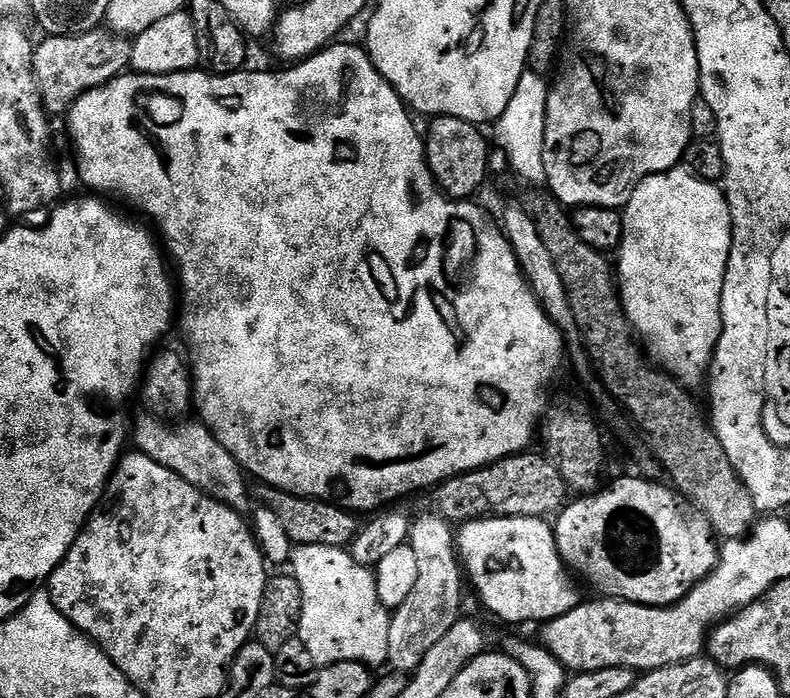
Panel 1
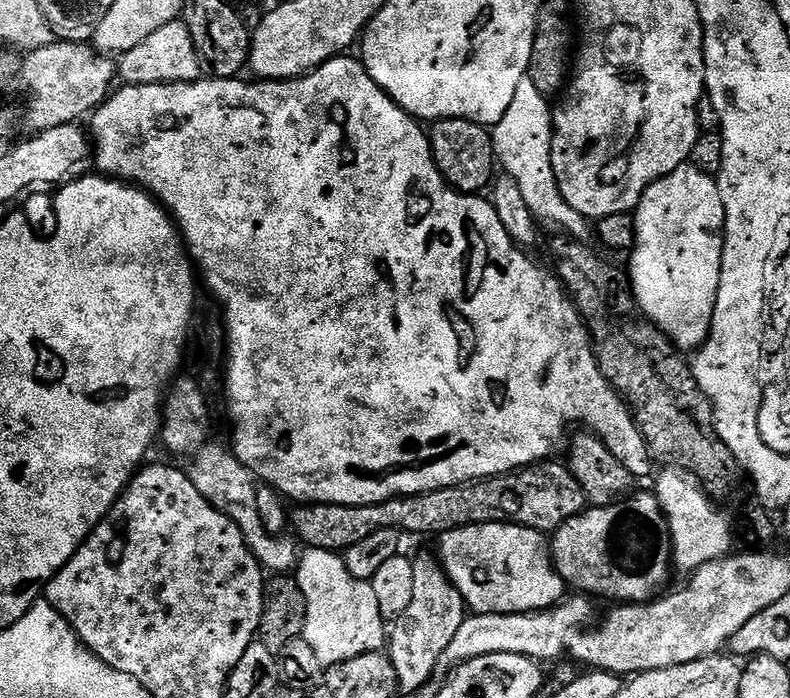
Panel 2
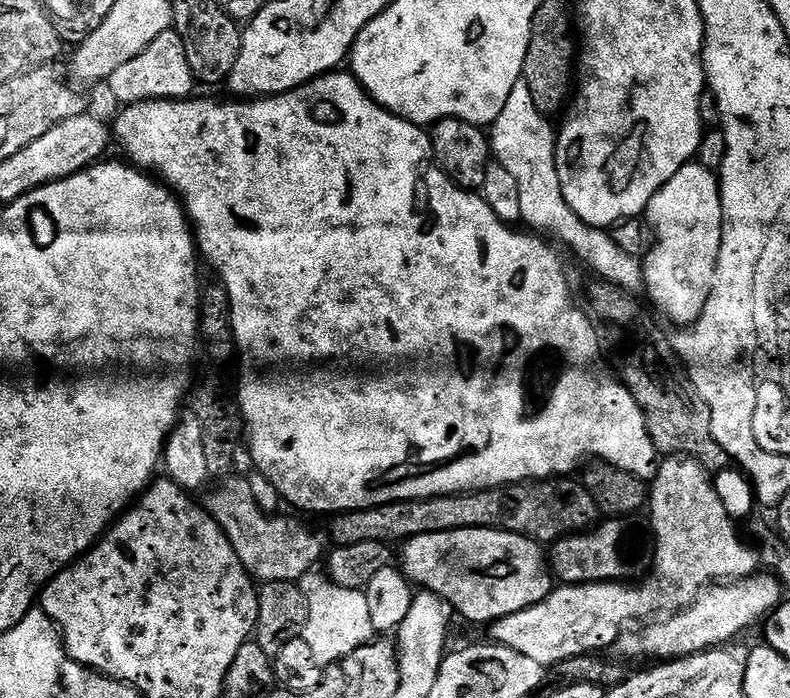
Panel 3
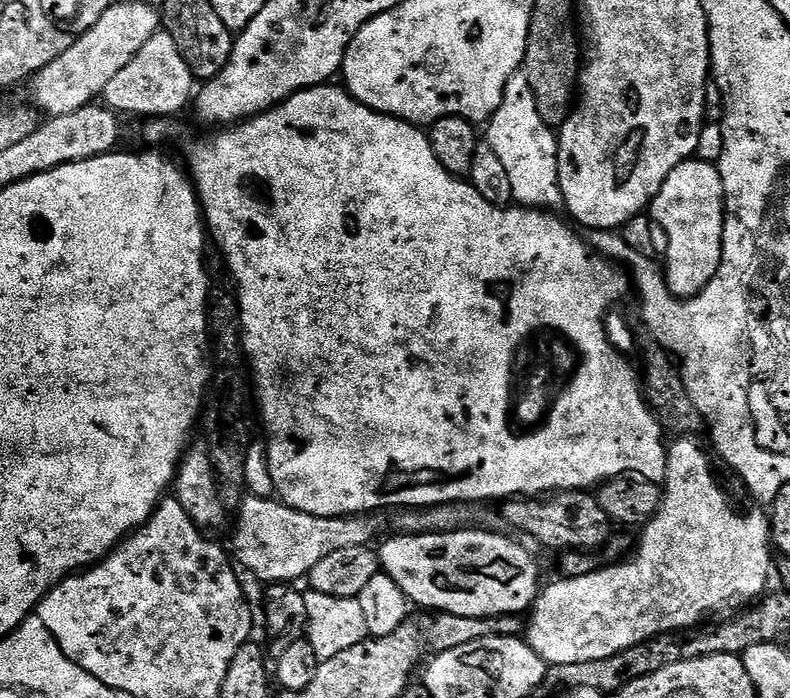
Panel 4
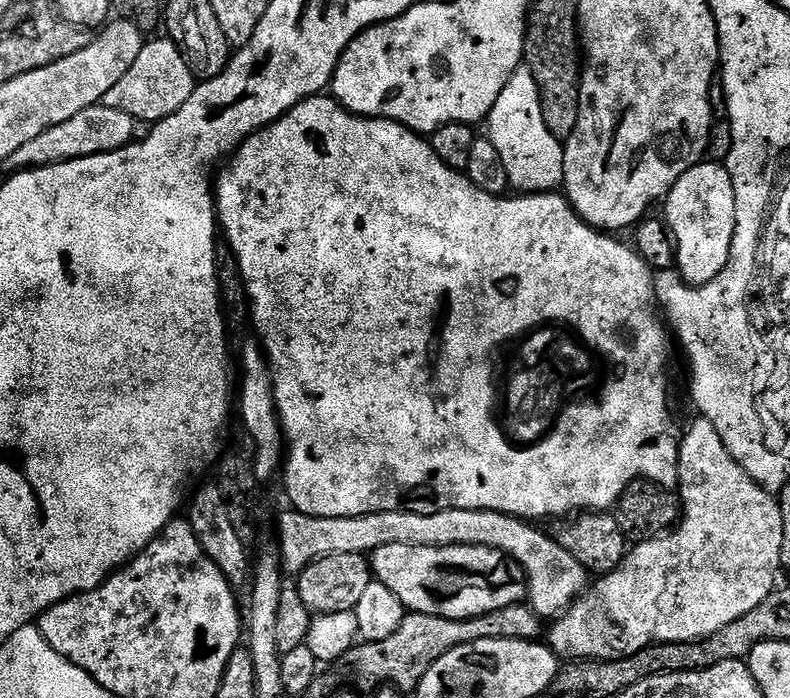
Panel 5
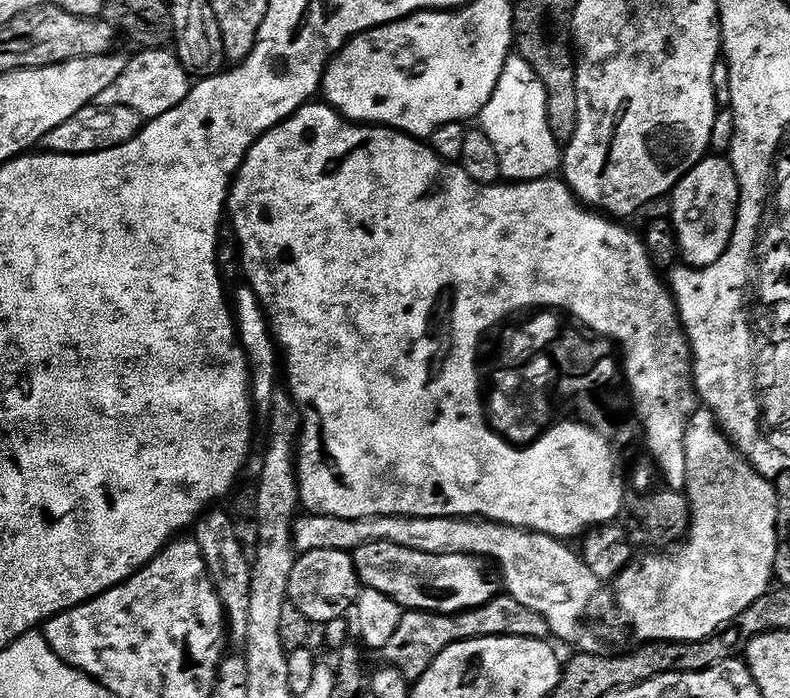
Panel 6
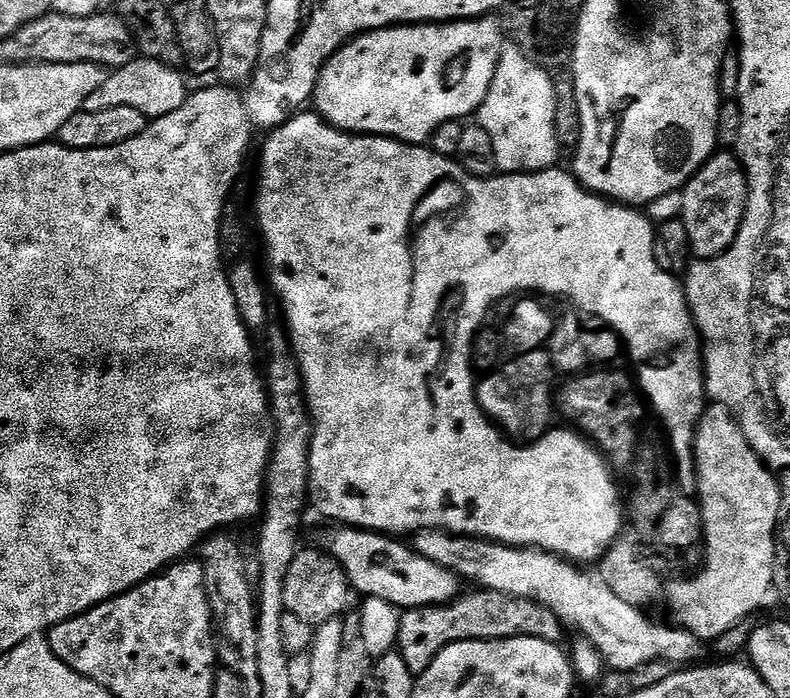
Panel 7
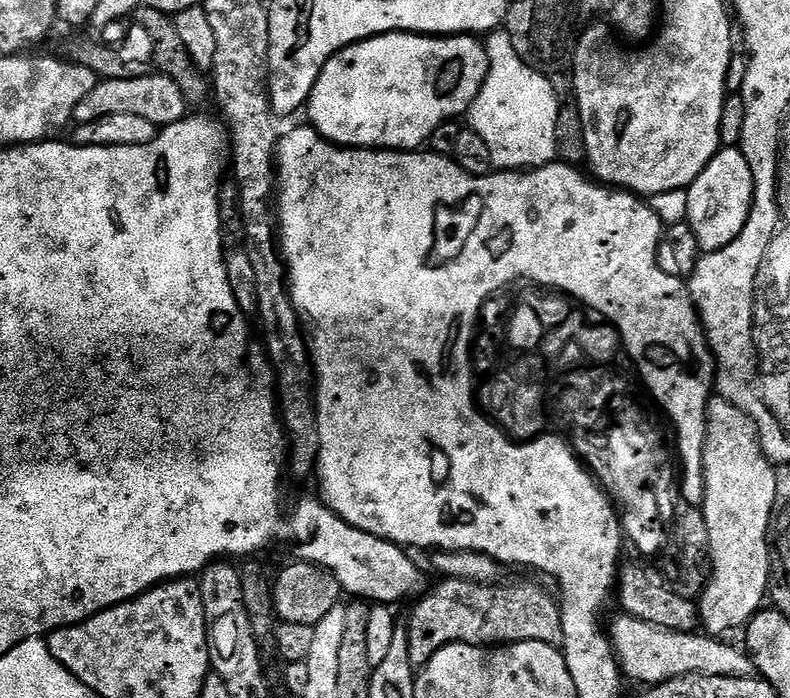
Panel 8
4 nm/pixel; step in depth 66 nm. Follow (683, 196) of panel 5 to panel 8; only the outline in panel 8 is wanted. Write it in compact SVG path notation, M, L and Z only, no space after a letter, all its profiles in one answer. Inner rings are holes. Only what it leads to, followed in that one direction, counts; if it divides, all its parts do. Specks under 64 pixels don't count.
M724 146L705 166L702 174L686 189L689 198L688 219L686 223L692 227L700 242L700 251L704 254L721 252L726 246L738 239L752 213L752 200L756 197L756 179L750 168L750 162L736 146Z

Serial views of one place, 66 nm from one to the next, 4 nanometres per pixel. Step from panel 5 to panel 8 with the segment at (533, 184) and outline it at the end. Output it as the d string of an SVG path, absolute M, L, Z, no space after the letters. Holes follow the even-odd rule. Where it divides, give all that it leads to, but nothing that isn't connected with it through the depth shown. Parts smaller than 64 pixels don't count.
M507 30L491 33L486 47L488 76L466 120L490 146L493 169L531 170L553 163L557 159L556 123L560 120L560 100L551 82L544 77L547 75L520 55Z

